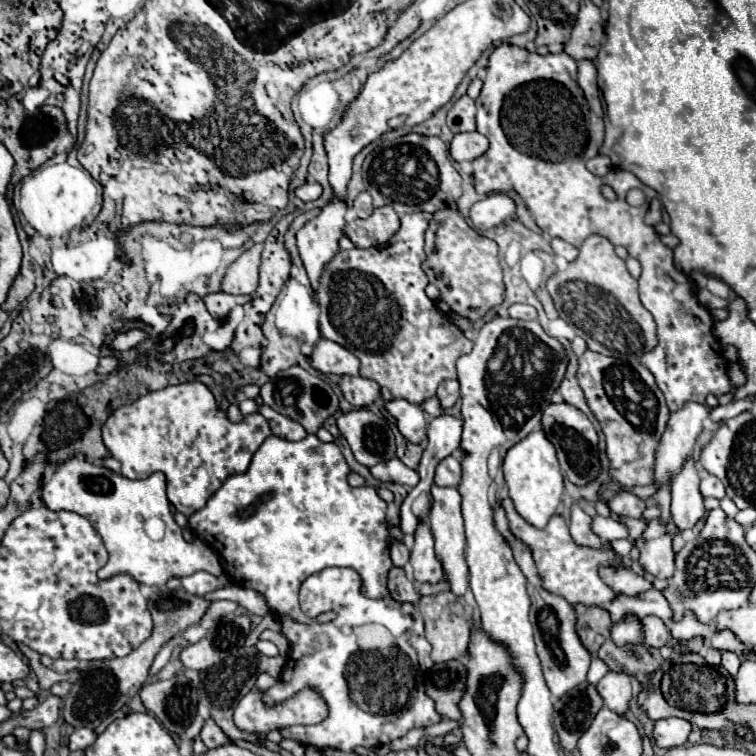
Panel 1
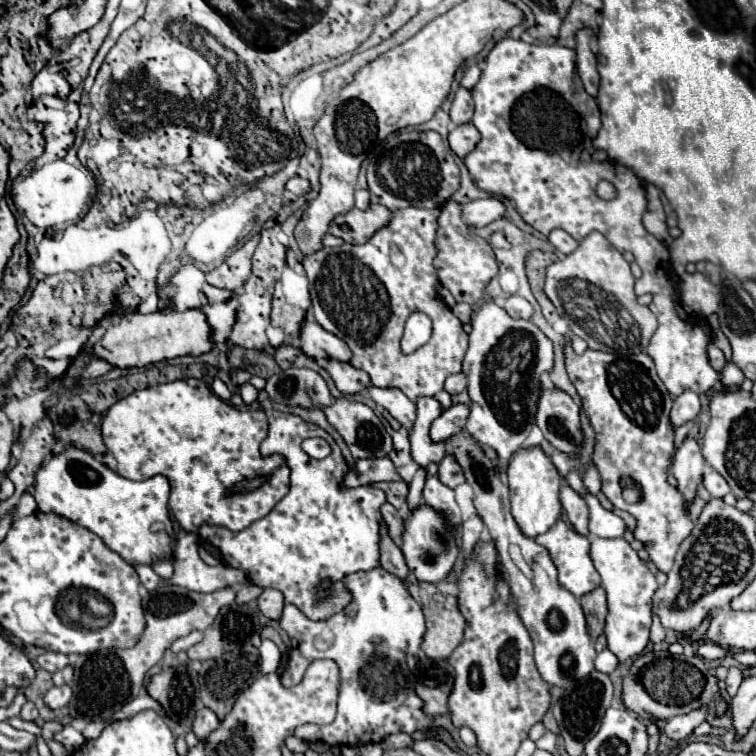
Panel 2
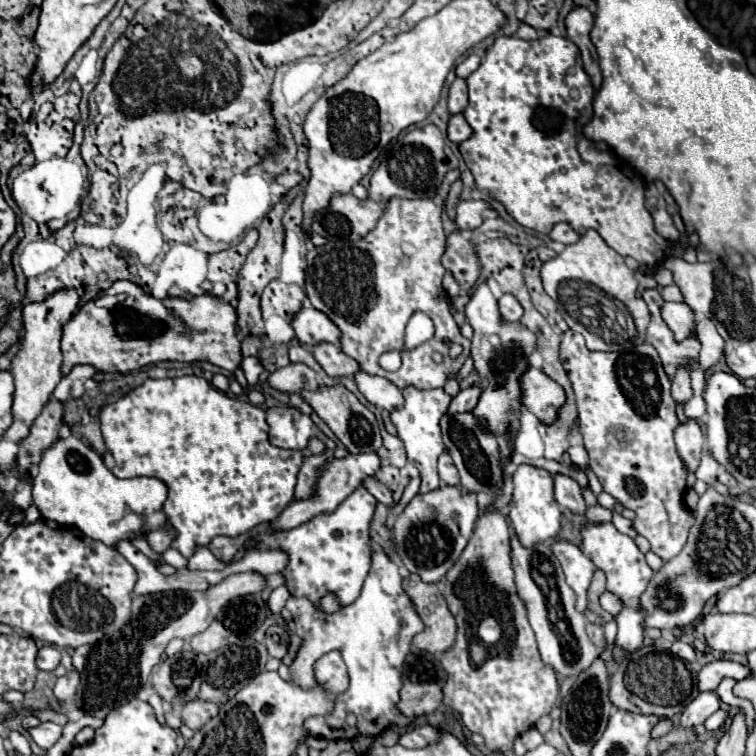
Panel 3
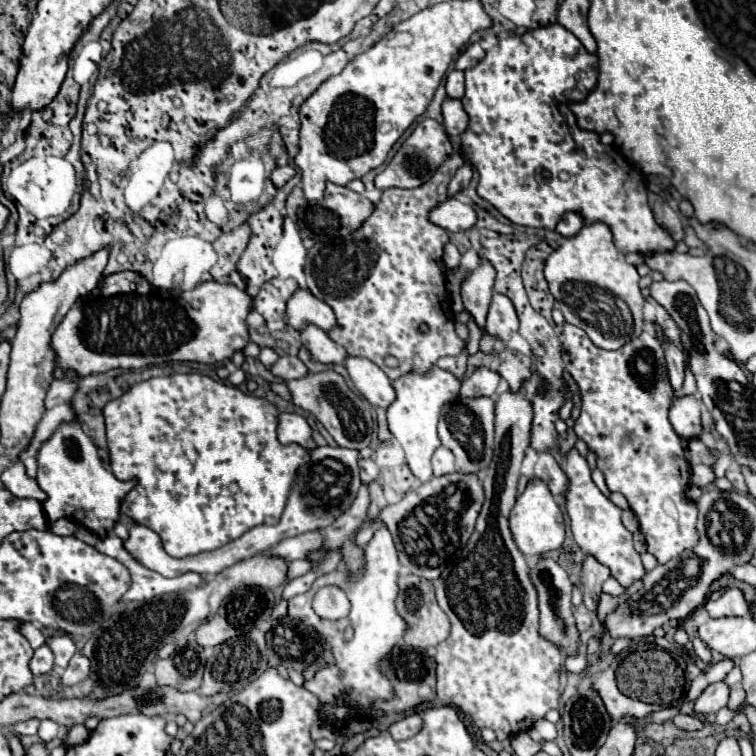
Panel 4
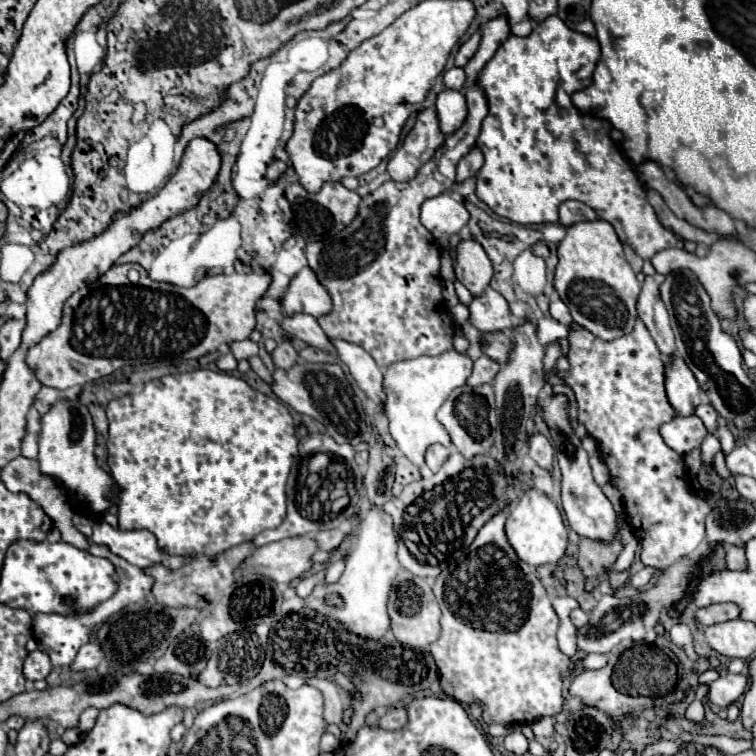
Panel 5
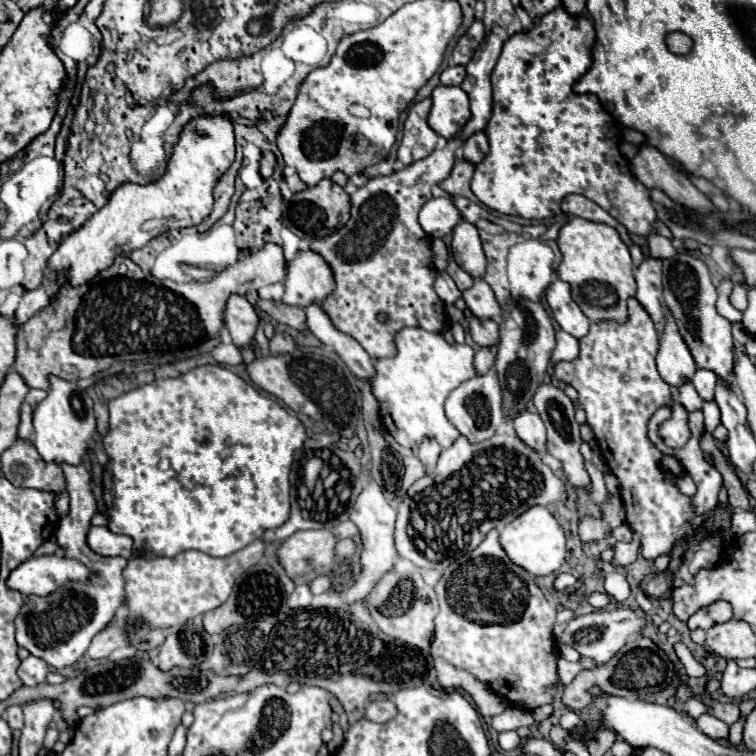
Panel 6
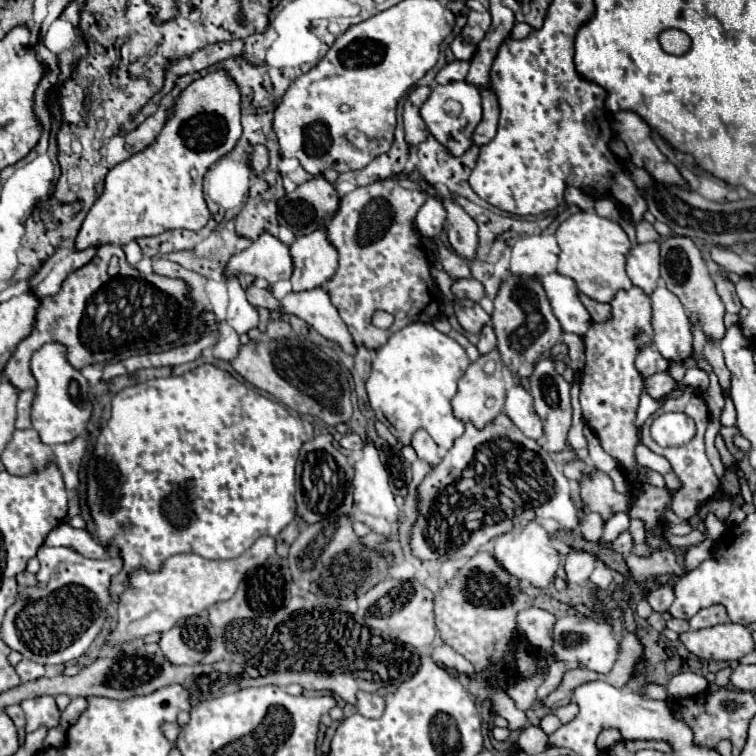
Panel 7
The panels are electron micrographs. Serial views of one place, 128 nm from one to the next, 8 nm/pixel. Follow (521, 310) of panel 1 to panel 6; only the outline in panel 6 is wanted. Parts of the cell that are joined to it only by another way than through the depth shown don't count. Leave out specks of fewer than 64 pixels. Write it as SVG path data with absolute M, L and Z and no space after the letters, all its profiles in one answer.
M476 280L474 286L468 288L462 296L464 296L472 316L476 316L480 320L494 320L494 316L496 316L496 320L500 320L502 308L500 308L496 296L492 296L492 288L484 280Z

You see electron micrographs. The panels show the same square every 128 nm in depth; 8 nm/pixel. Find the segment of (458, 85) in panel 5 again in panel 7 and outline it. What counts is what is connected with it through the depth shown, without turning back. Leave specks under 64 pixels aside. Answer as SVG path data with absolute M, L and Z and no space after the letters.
M454 60L454 62L446 64L446 66L438 72L436 82L438 82L438 84L448 84L448 82L454 82L454 80L464 80L466 74L468 74L468 66L470 66L470 64L464 62L464 60Z

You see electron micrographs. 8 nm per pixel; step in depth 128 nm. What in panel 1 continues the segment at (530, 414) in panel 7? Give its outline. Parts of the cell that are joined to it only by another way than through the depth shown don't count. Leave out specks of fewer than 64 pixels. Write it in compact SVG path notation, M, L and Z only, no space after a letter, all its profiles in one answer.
M572 506L572 516L570 516L570 536L578 546L588 546L588 548L602 548L602 540L592 532L592 518L578 506Z

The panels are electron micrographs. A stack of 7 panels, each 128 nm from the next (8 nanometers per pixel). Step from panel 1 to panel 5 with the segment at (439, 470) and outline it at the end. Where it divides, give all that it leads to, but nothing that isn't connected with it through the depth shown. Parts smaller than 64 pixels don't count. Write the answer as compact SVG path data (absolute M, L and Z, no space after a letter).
M434 444L434 446L428 448L428 452L426 452L426 464L428 464L428 468L430 468L432 472L438 472L440 466L448 460L450 454L452 454L450 448L440 446L440 444Z

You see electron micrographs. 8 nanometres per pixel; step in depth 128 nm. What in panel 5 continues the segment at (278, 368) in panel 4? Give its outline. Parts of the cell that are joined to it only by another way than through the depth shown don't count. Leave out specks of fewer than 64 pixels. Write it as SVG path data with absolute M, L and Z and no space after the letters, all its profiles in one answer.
M286 340L282 344L276 346L276 350L272 352L272 360L274 360L274 366L276 368L282 368L282 370L290 370L296 362L298 362L298 352L292 348L292 344Z

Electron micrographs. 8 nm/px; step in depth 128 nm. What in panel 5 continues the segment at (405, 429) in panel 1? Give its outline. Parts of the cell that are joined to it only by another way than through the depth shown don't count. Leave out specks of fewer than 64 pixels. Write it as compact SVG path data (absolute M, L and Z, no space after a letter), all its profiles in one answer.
M332 340L332 344L336 346L340 360L348 366L358 388L374 404L384 404L384 400L386 400L386 394L382 392L382 378L384 376L382 376L380 366L372 360L372 356L364 348L350 344L350 342L344 342L344 340Z

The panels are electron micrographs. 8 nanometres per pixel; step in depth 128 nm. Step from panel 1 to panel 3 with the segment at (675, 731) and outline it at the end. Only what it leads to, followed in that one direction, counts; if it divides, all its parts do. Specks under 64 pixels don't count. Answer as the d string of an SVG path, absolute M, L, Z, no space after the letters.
M700 692L698 698L694 698L686 710L682 712L680 716L680 726L684 728L694 728L694 726L700 726L704 724L704 720L708 716L712 716L716 710L720 708L720 700L716 694L712 692Z

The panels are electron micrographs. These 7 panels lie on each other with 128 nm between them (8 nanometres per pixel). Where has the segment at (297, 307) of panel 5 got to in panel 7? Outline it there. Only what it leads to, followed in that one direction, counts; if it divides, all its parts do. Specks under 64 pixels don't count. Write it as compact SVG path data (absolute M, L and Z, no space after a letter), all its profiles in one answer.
M316 230L308 236L300 236L290 246L292 256L292 292L304 292L318 286L324 286L338 268L336 248L328 244L328 238L322 230Z

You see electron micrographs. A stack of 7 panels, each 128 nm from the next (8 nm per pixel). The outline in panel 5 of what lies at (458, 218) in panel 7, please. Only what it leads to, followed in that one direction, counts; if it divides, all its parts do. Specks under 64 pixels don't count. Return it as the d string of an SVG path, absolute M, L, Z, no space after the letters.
M468 240L458 246L454 268L456 278L470 290L472 296L480 296L494 276L492 262L476 240Z

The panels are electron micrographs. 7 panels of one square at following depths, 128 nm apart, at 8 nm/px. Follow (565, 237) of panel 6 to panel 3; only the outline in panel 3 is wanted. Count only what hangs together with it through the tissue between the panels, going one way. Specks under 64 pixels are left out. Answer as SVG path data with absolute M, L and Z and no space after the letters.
M588 230L576 244L566 246L562 254L544 262L542 282L570 330L582 334L590 350L626 352L644 342L650 312L646 302L636 298L638 282L634 272L596 230Z

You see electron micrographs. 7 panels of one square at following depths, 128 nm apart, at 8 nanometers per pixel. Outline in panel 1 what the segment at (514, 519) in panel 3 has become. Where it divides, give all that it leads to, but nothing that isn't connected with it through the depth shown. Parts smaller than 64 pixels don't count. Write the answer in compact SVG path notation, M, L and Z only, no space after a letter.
M542 430L530 432L524 440L514 444L506 456L504 456L504 478L506 486L510 490L510 498L514 500L516 512L530 522L536 528L544 528L550 520L550 516L556 512L562 500L564 484L562 484L562 472L556 458L554 444L546 438Z

